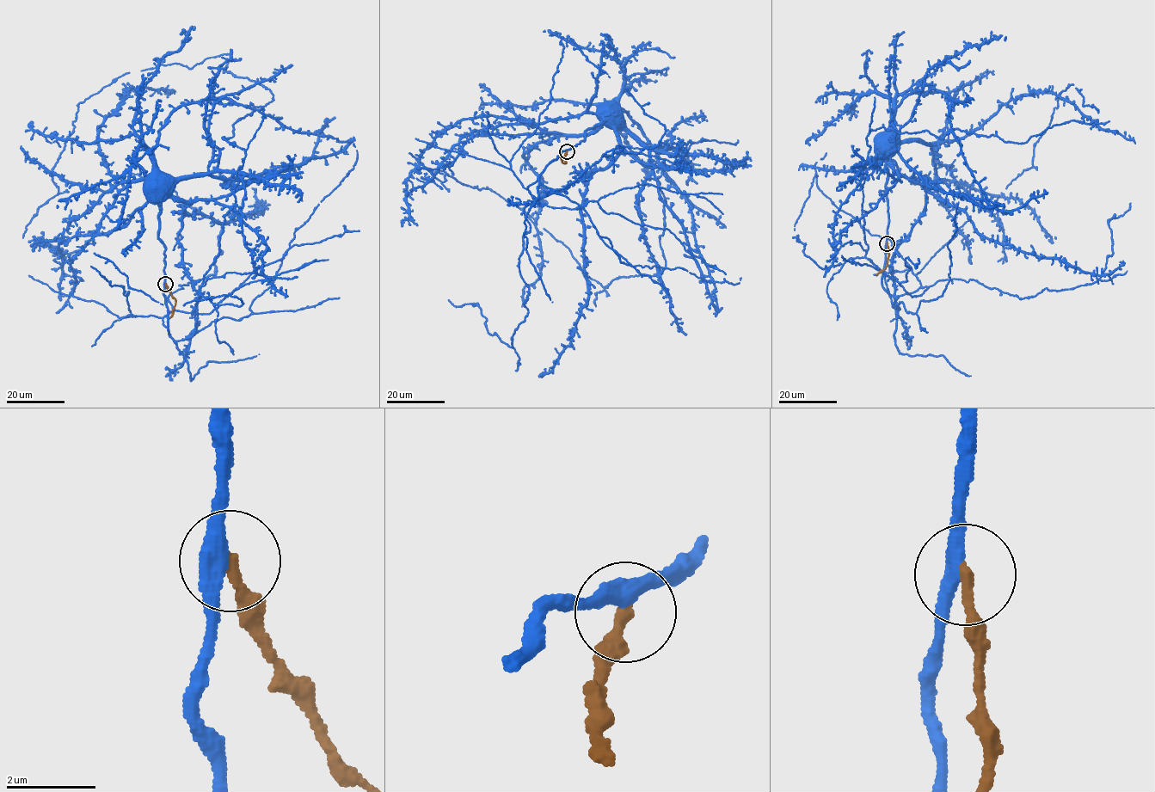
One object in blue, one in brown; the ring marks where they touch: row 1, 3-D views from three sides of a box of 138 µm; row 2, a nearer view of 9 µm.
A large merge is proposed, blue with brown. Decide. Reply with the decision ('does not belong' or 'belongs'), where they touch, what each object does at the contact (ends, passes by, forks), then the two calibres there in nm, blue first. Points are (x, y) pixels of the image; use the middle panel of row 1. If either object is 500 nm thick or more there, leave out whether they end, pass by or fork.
does not belong; place (567, 151); blue passes by; brown ends; calibres 360 and 240 nm

